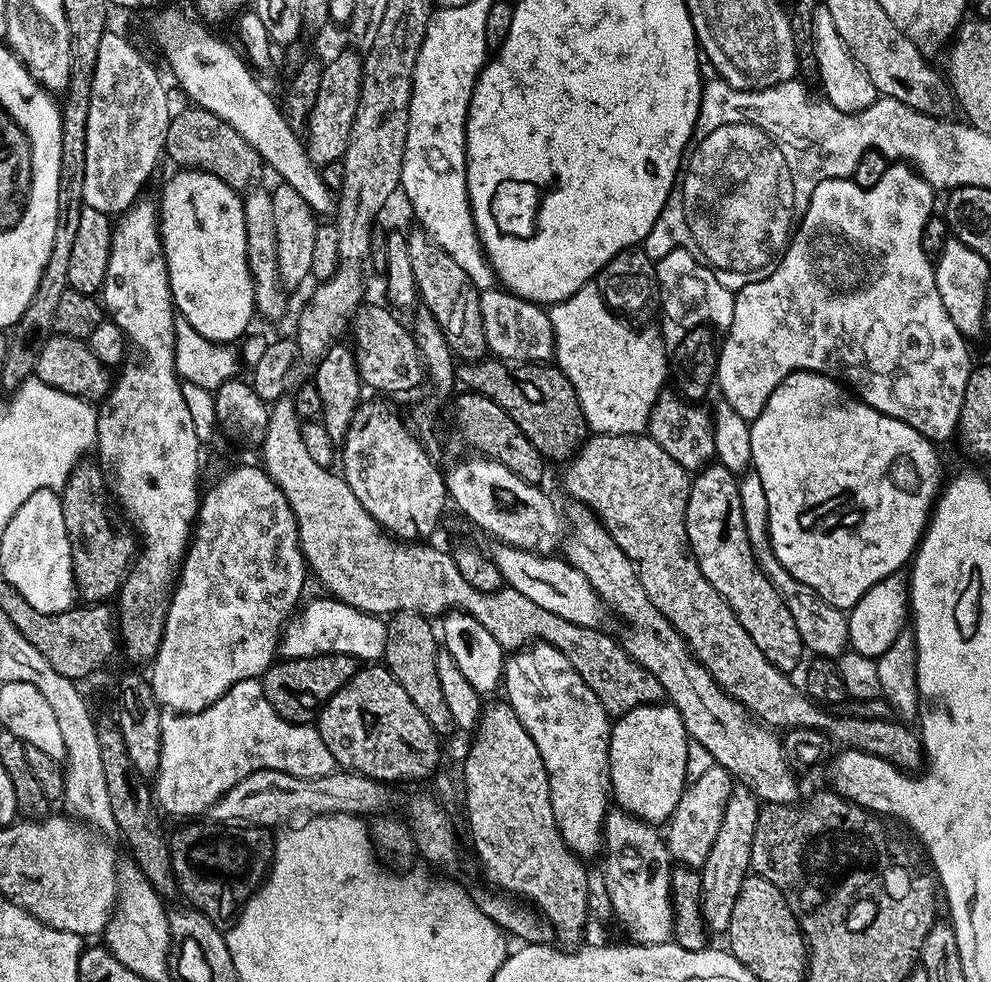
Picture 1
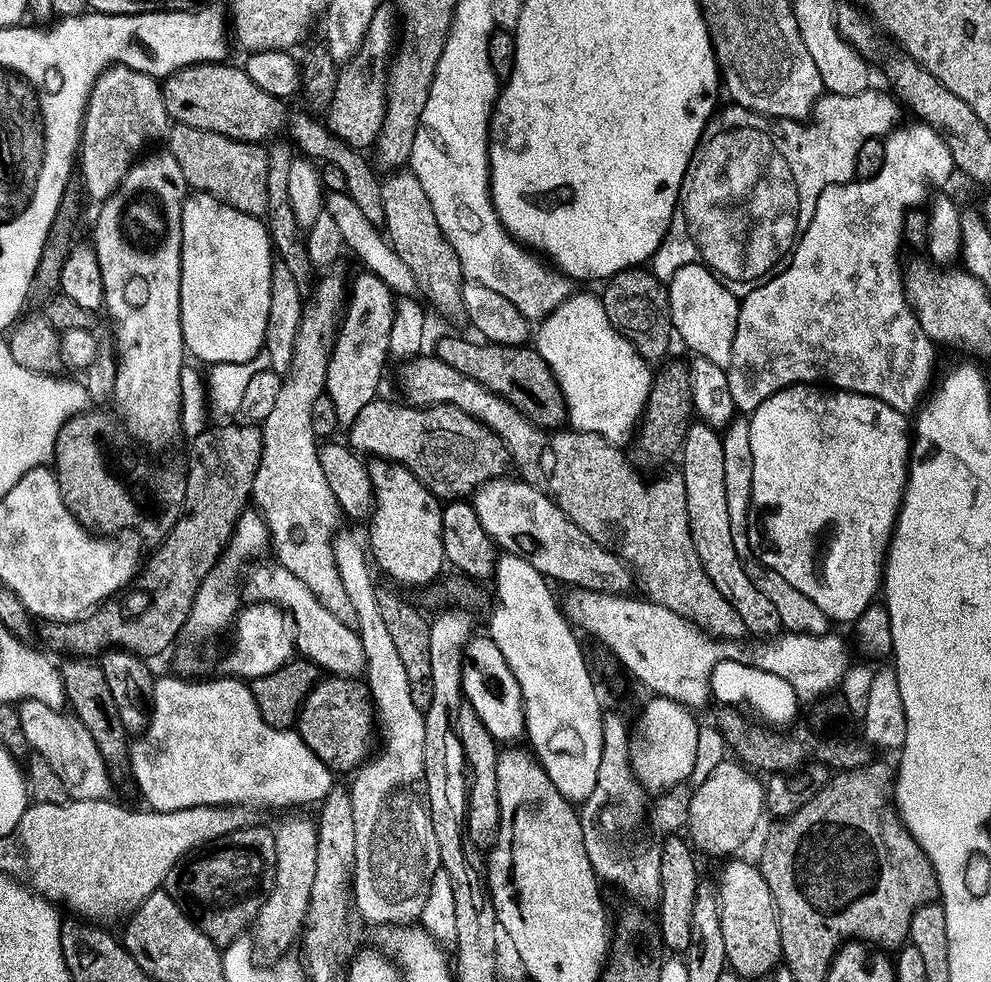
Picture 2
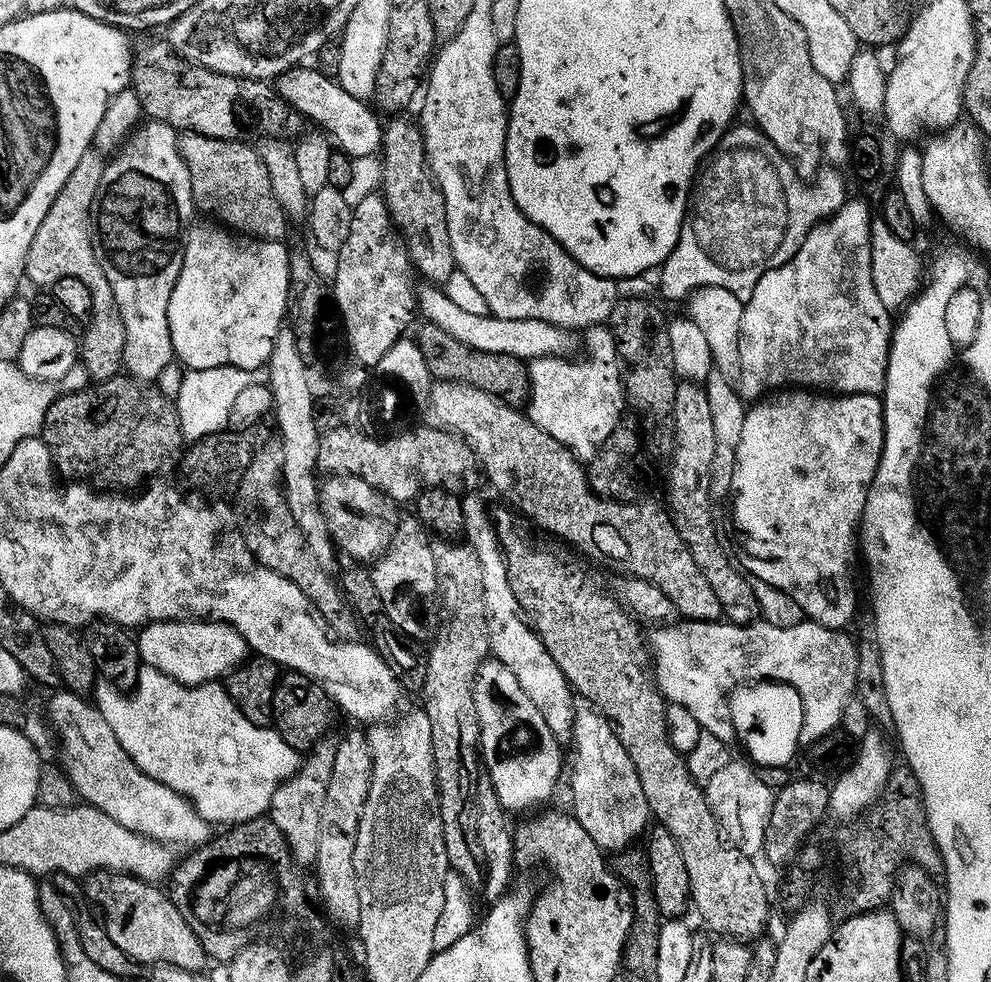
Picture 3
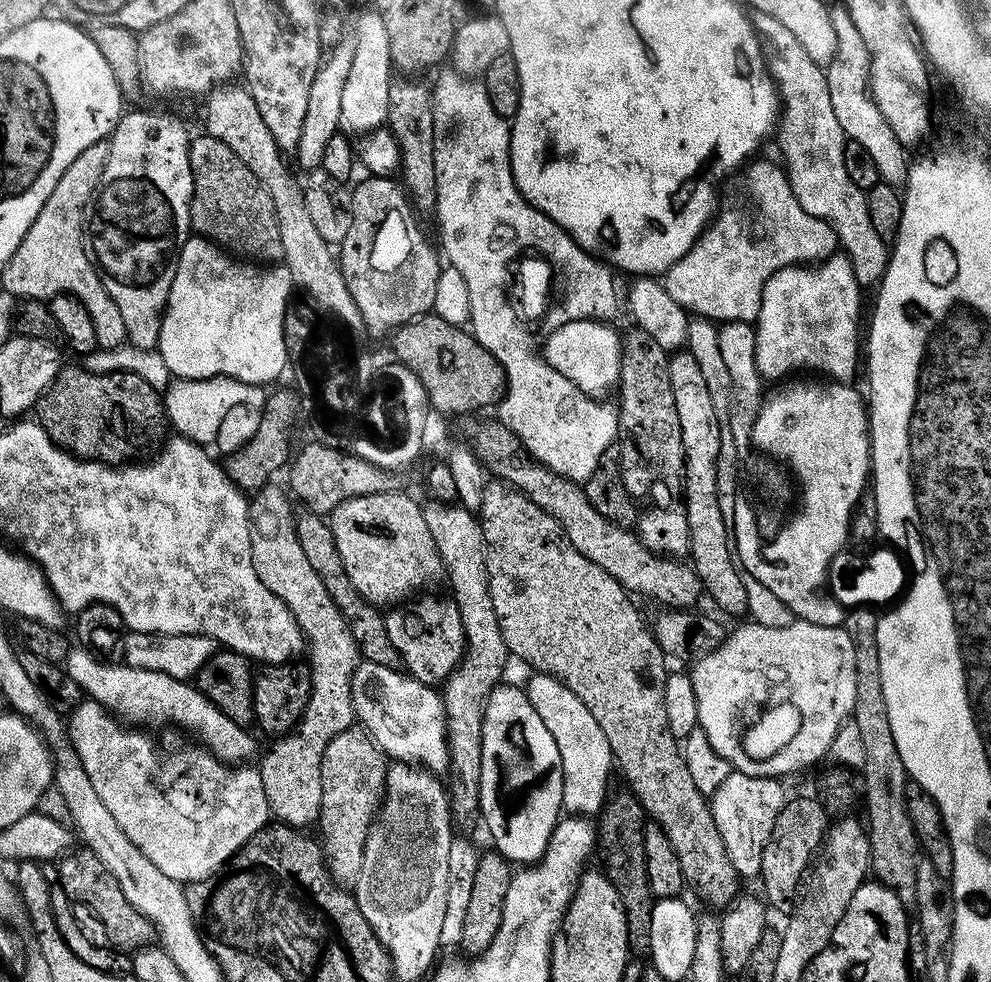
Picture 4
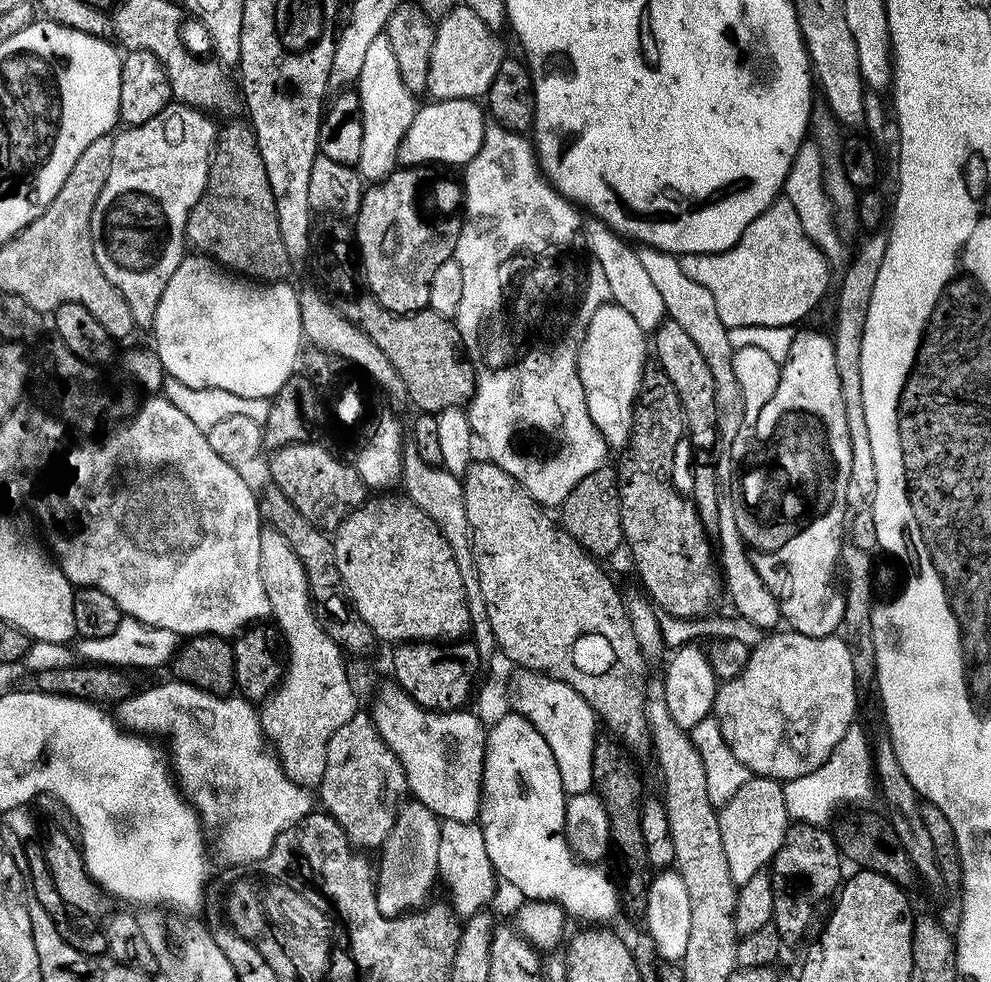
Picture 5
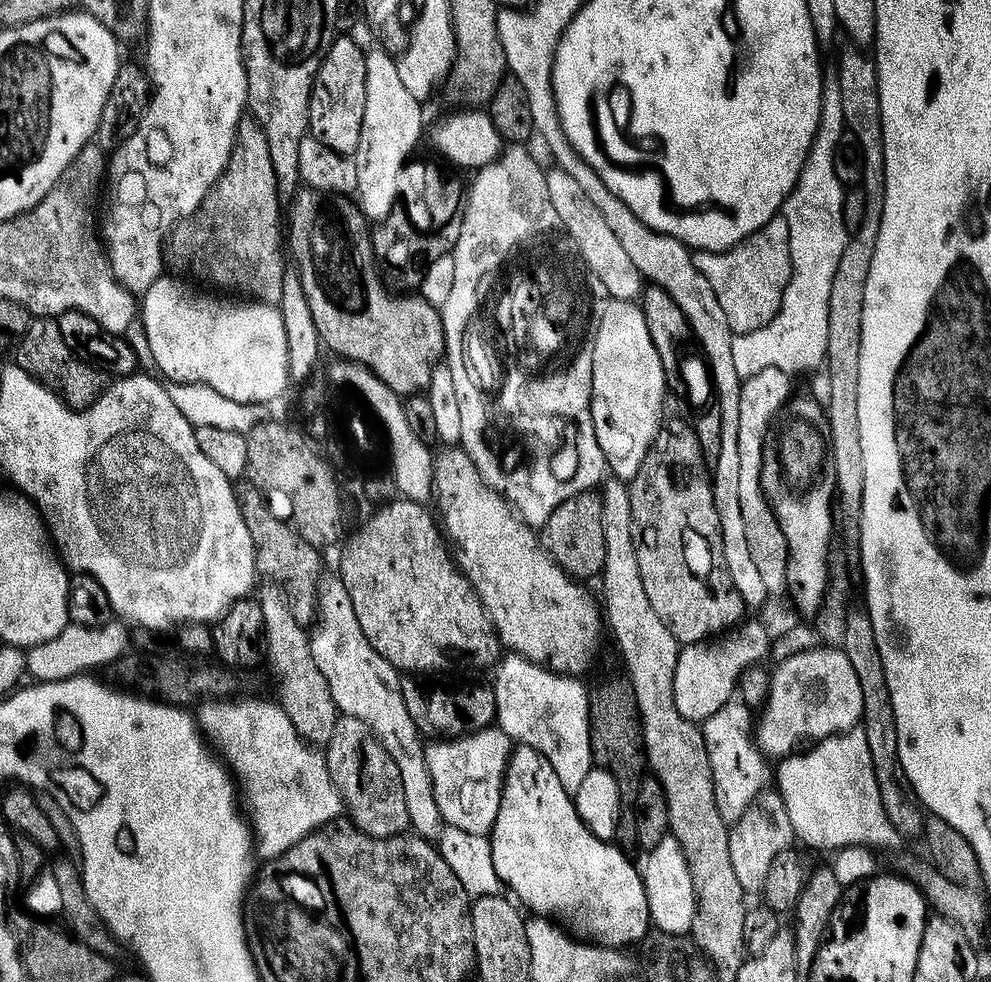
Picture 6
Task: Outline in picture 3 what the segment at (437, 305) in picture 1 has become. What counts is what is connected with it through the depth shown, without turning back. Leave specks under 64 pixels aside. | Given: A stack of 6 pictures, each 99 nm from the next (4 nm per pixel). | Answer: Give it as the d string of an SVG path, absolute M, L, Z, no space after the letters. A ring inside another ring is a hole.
M396 114L383 125L384 165L380 180L384 183L382 195L392 222L400 233L413 269L421 272L425 281L443 285L452 272L457 271L456 259L450 246L450 230L446 226L446 202L428 171L428 158L424 154L424 133L415 119L407 120Z

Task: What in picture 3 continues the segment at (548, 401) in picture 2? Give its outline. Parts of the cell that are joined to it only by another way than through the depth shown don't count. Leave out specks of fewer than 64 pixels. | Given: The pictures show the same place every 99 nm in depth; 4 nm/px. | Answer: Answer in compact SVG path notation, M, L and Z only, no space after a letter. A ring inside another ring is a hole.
M421 323L418 343L422 357L425 358L429 374L436 380L457 380L475 388L486 390L499 400L515 405L527 401L530 395L528 382L528 364L510 354L483 353L482 350L471 349L463 342L458 342L453 335L446 334L434 324Z

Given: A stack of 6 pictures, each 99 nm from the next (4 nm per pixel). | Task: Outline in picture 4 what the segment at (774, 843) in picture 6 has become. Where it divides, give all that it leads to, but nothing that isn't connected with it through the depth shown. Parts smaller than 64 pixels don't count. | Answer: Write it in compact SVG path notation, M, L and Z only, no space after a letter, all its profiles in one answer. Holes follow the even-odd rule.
M731 771L720 786L710 796L712 817L718 826L718 834L726 846L726 854L734 866L737 877L759 877L762 854L766 842L774 830L778 814L785 811L786 795L783 783L770 777L750 777Z

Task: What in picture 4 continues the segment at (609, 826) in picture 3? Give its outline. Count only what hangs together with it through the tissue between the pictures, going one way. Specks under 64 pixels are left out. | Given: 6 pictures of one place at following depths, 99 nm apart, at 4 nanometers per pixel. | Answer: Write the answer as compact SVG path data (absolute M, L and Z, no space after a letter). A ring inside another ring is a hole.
M536 674L526 691L534 710L546 722L546 730L554 734L554 742L558 742L558 754L562 758L562 774L564 775L563 807L569 813L585 818L592 818L603 809L609 799L608 779L614 773L614 761L610 742L606 742L606 734L602 734L602 726L586 710L582 698L574 694L566 685L548 674Z

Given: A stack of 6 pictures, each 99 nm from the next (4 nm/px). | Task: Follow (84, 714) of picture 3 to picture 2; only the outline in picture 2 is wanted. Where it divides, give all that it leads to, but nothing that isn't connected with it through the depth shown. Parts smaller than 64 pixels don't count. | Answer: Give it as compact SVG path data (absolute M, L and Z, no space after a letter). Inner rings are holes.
M34 700L19 701L18 709L22 720L22 734L26 734L29 749L50 762L71 799L107 800L113 795L112 776L108 773L110 765L80 720Z

